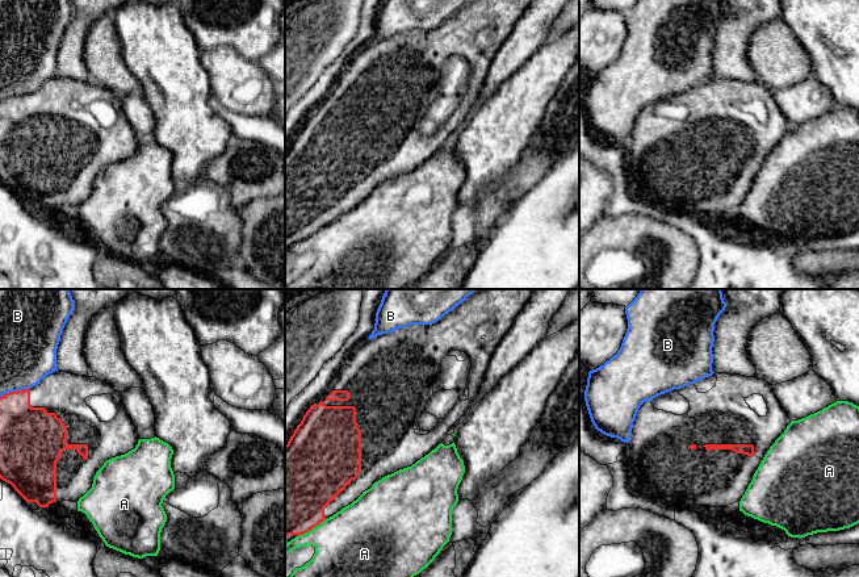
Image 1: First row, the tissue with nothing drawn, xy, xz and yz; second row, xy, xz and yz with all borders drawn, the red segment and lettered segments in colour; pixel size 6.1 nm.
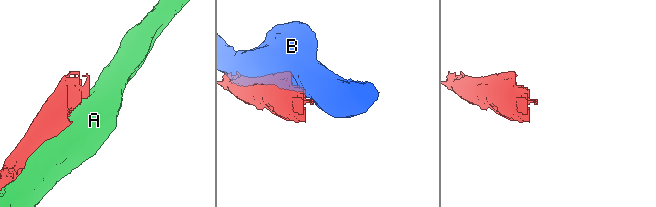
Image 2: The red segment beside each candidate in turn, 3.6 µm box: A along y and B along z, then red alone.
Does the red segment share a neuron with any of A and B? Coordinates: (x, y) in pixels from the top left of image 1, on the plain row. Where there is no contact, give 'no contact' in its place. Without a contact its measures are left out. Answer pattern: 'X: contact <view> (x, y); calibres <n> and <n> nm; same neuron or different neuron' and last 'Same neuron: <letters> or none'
A: contact xz (311, 234); calibres 480 and 420 nm; different neuron
B: contact xy (15, 97); calibres 320 and 340 nm; different neuron
Same neuron: none

